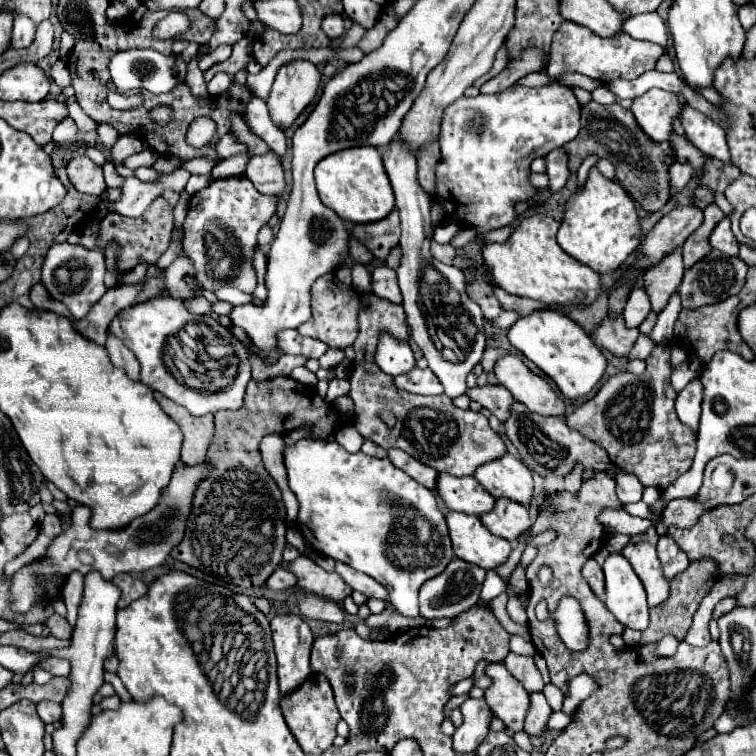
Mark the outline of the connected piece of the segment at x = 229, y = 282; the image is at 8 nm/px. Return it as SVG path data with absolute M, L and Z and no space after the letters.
M244 176L214 180L190 198L184 222L184 238L194 238L194 246L184 246L196 268L196 280L202 288L214 292L222 286L234 286L252 294L256 288L256 272L252 268L252 252L258 248L258 230L276 212L278 200L264 196Z

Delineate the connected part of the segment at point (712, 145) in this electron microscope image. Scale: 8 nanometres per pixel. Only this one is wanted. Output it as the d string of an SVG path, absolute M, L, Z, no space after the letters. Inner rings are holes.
M688 104L682 108L680 120L682 120L682 128L686 132L686 138L696 148L700 148L704 154L718 158L722 162L732 162L728 144L724 142L724 130L716 122L712 122L708 116L704 116L702 112L694 110Z

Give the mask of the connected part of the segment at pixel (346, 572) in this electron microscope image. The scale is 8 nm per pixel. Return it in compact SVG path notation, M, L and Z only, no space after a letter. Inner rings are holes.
M336 562L334 570L340 574L342 580L346 580L352 586L352 590L358 590L358 592L362 592L368 598L372 598L372 596L374 598L380 598L380 600L386 600L388 598L384 586L376 584L376 580L372 580L370 576L364 576L362 572L356 572L354 568L348 568L348 564Z

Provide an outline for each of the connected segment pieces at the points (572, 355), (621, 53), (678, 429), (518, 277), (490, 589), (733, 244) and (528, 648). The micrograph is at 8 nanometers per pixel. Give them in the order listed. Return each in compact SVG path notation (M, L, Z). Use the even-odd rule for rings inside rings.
M554 308L534 310L532 314L522 316L522 320L518 320L508 330L508 340L516 350L524 352L524 356L532 360L546 376L550 376L560 392L570 400L588 396L598 380L604 376L608 366L606 356L590 340L584 328L570 320L566 314L556 312Z
M564 22L564 26L558 28L554 40L552 40L552 58L548 62L548 76L556 78L564 72L580 72L586 74L594 80L614 80L614 78L624 78L624 80L634 80L638 78L642 72L652 70L656 60L660 58L660 54L664 52L662 46L648 42L648 40L634 40L632 36L618 32L616 36L610 38L602 38L594 32L590 32L584 26L578 26L574 22Z
M658 344L648 356L646 372L640 380L622 380L622 372L610 376L594 398L576 408L566 424L584 434L594 444L604 446L612 464L624 472L632 472L642 486L668 488L678 476L682 476L694 460L696 434L680 424L674 400L676 392L670 386L670 352L664 344Z
M526 216L518 222L506 242L488 242L482 246L484 266L490 270L494 282L508 294L538 300L546 306L570 306L576 302L592 304L602 292L600 276L586 264L568 256L556 242L560 222L548 216Z
M488 570L488 572L486 572L486 580L484 580L484 584L482 584L480 601L482 603L488 603L490 598L506 592L506 588L508 588L506 580L502 580L496 570Z
M722 218L720 224L712 230L710 234L710 246L724 252L726 256L738 256L738 240L734 238L732 230L730 230L730 220Z
M512 634L512 636L510 636L510 650L516 652L516 654L528 654L528 656L534 656L534 654L536 654L532 642L524 640L524 638L518 636L518 634Z

